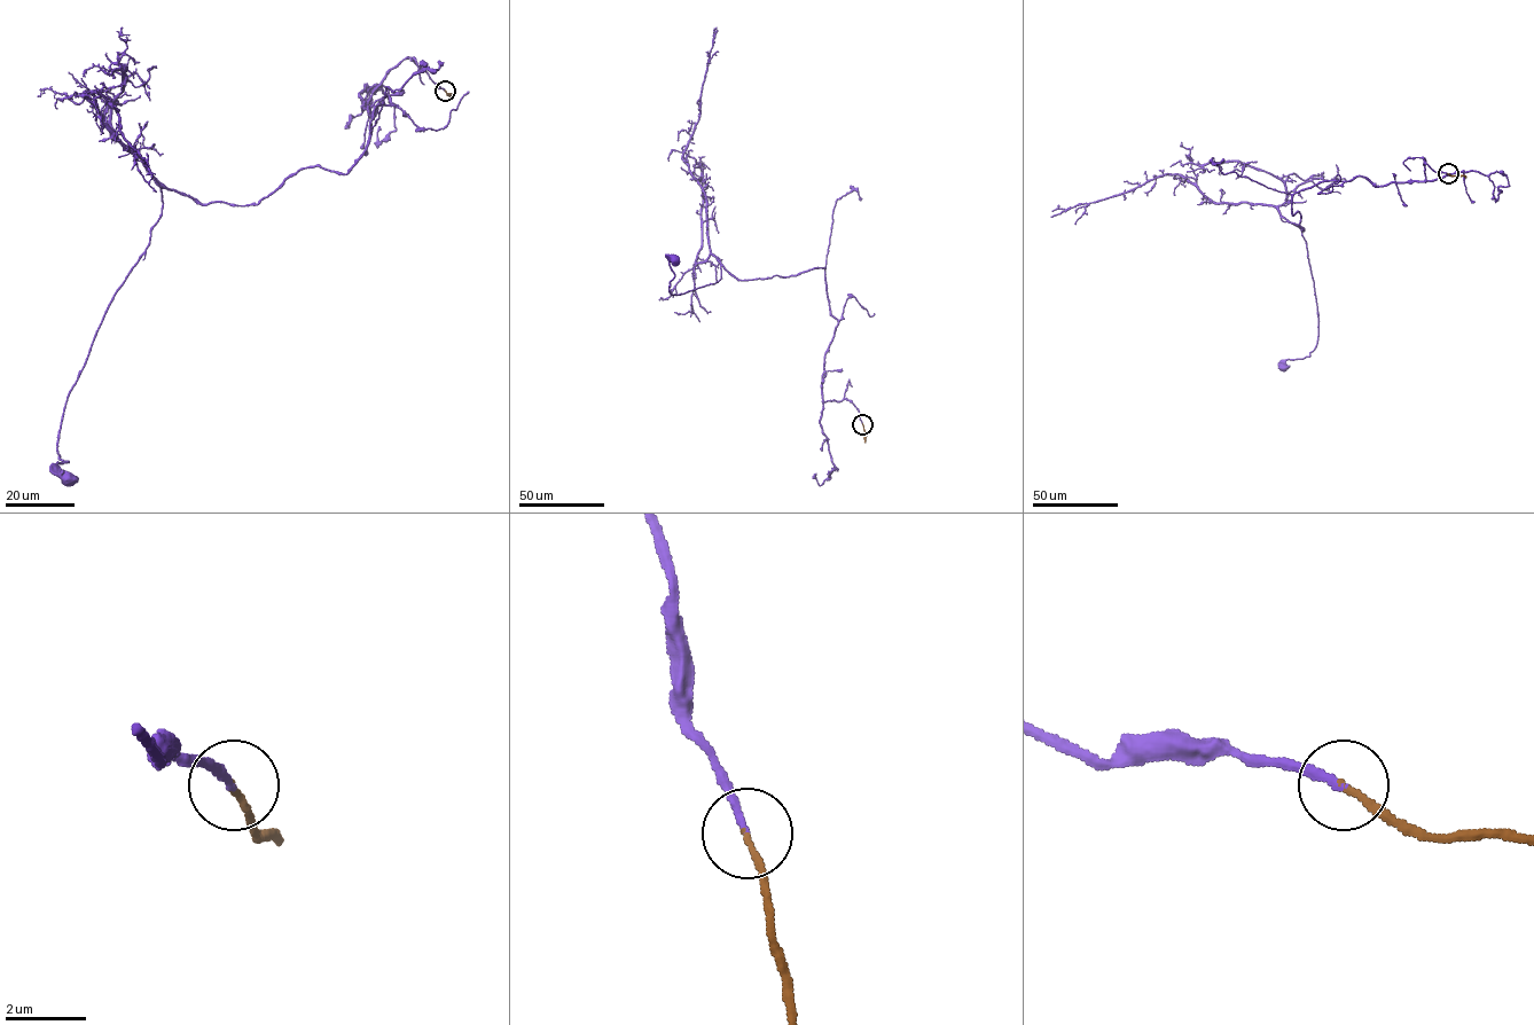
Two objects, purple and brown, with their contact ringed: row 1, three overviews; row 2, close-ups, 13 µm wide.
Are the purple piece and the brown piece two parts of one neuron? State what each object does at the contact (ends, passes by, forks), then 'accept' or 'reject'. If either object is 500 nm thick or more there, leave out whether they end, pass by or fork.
purple ends; brown ends; accept

